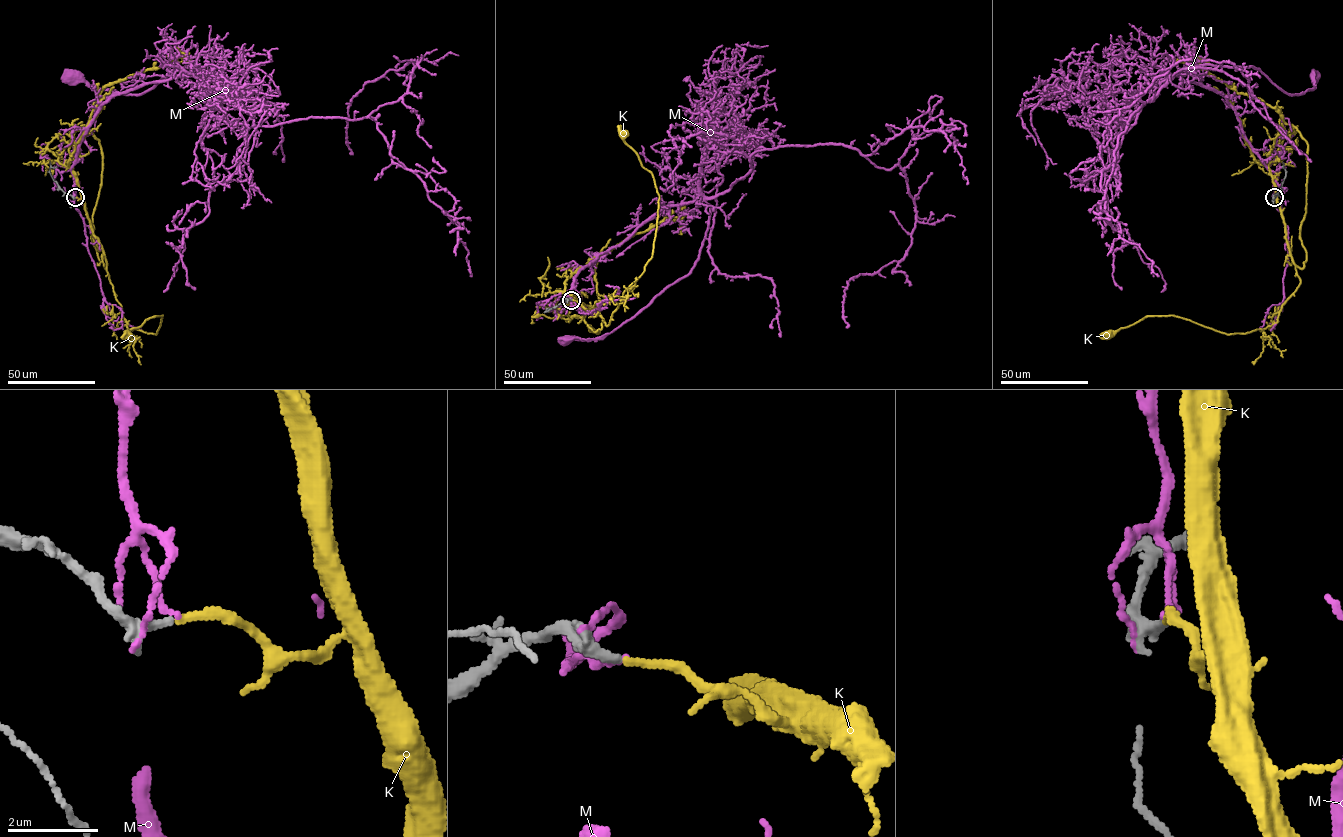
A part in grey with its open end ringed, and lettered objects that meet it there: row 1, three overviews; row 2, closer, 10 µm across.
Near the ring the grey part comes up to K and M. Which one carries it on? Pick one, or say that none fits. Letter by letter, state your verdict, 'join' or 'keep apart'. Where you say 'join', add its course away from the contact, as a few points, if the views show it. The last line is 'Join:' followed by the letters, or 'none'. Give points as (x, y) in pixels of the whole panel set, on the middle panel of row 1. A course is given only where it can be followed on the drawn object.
K: join; course (571, 300), (607, 325), (624, 291), (652, 257), (659, 195), (623, 133)
M: keep apart
Join: K

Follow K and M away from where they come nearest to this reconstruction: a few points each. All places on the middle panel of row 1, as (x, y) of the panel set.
K: (571, 300), (607, 325), (624, 291), (652, 257), (659, 195), (623, 133)
M: (571, 299), (567, 293), (583, 267), (664, 208), (704, 200), (710, 206), (692, 270), (611, 332), (564, 340)

